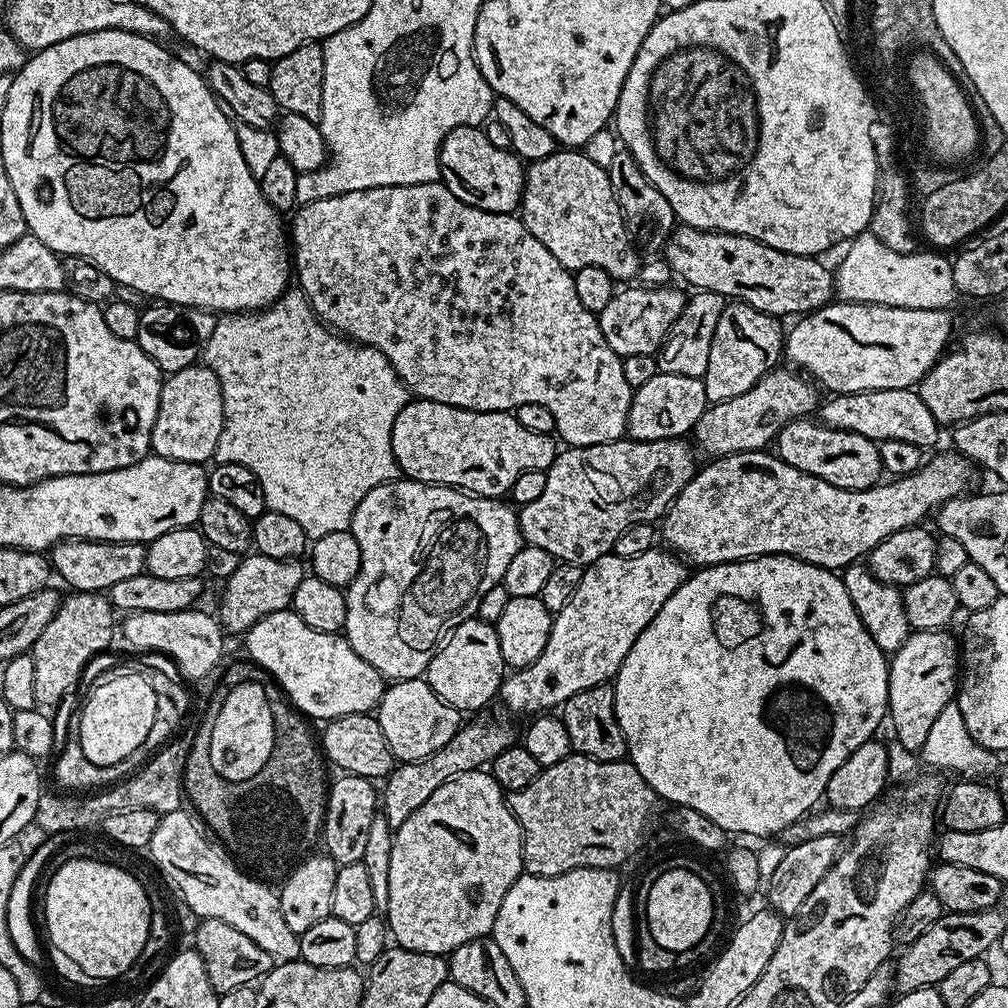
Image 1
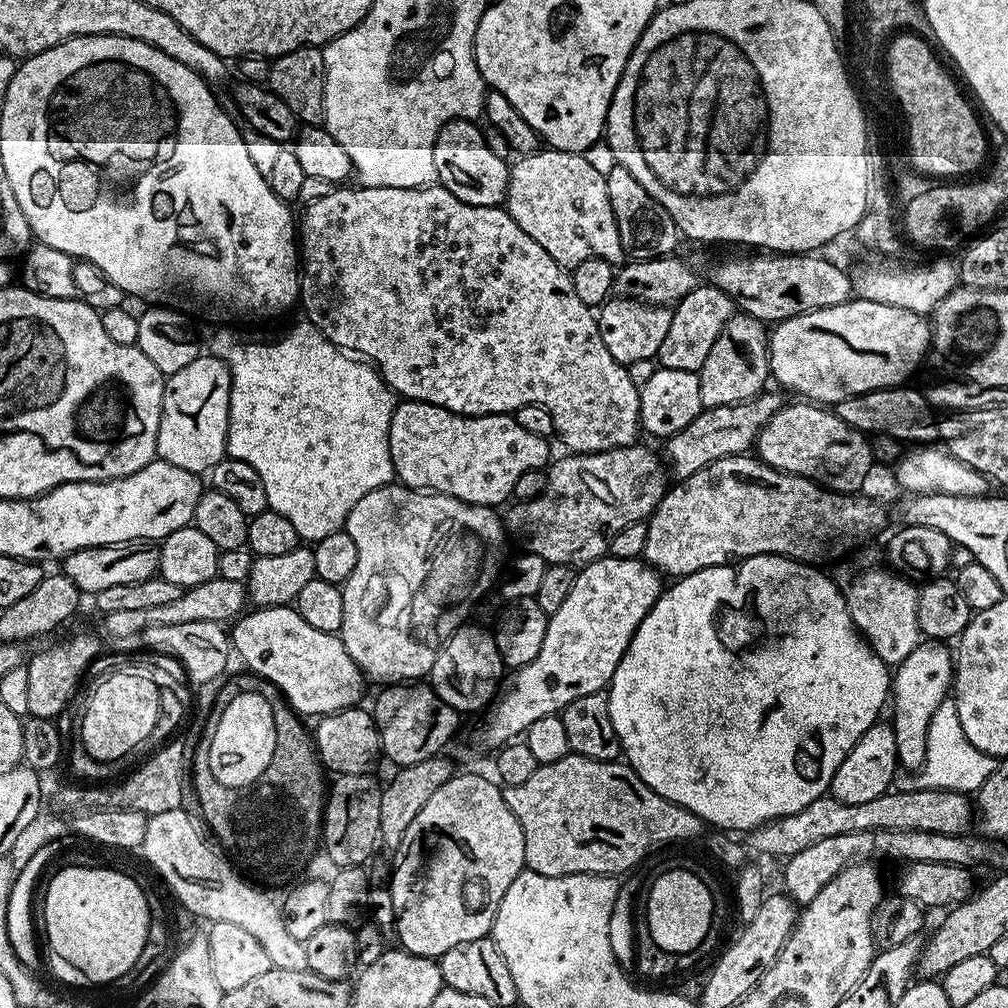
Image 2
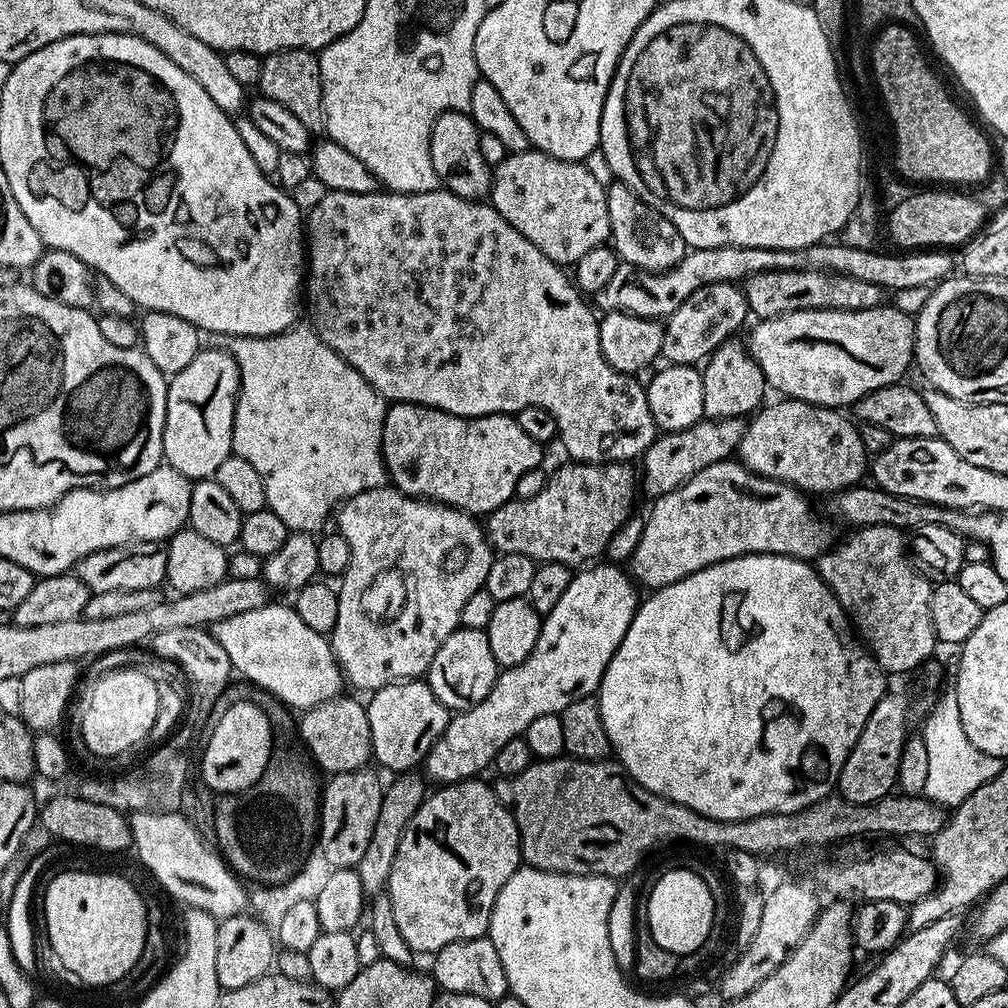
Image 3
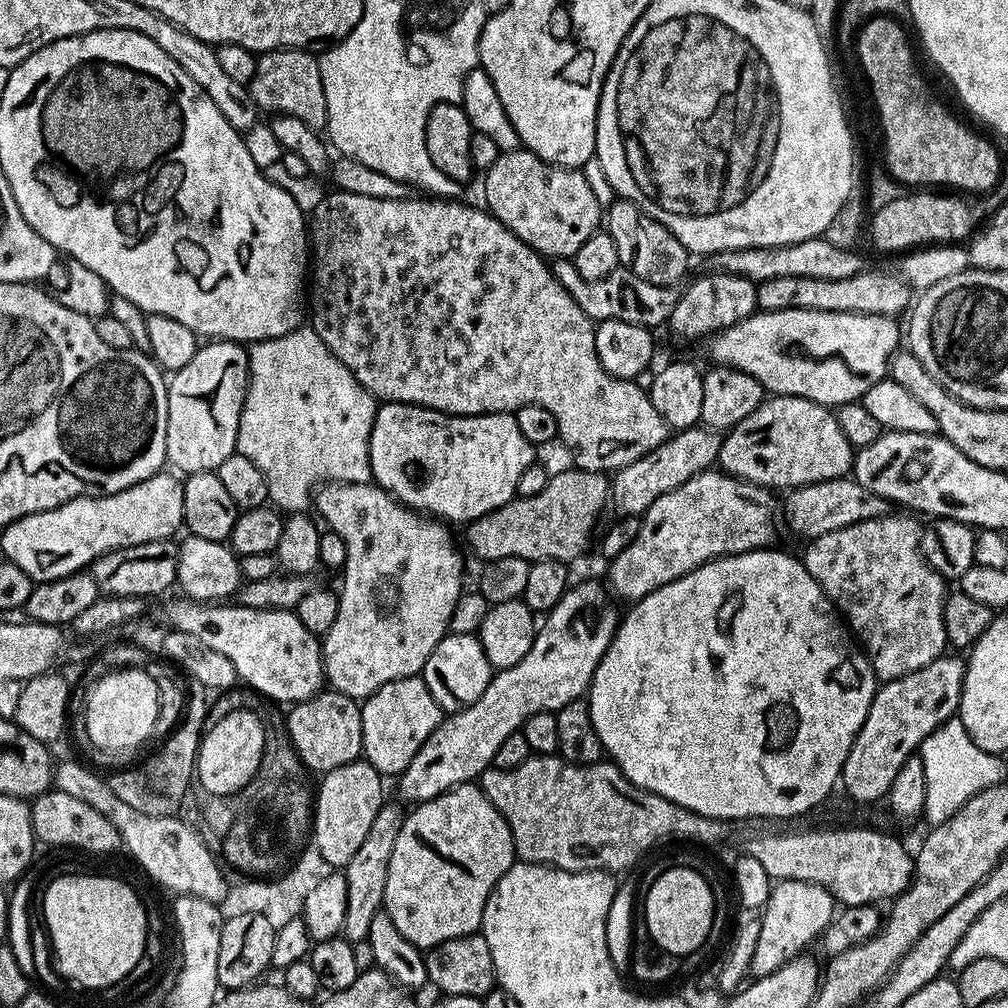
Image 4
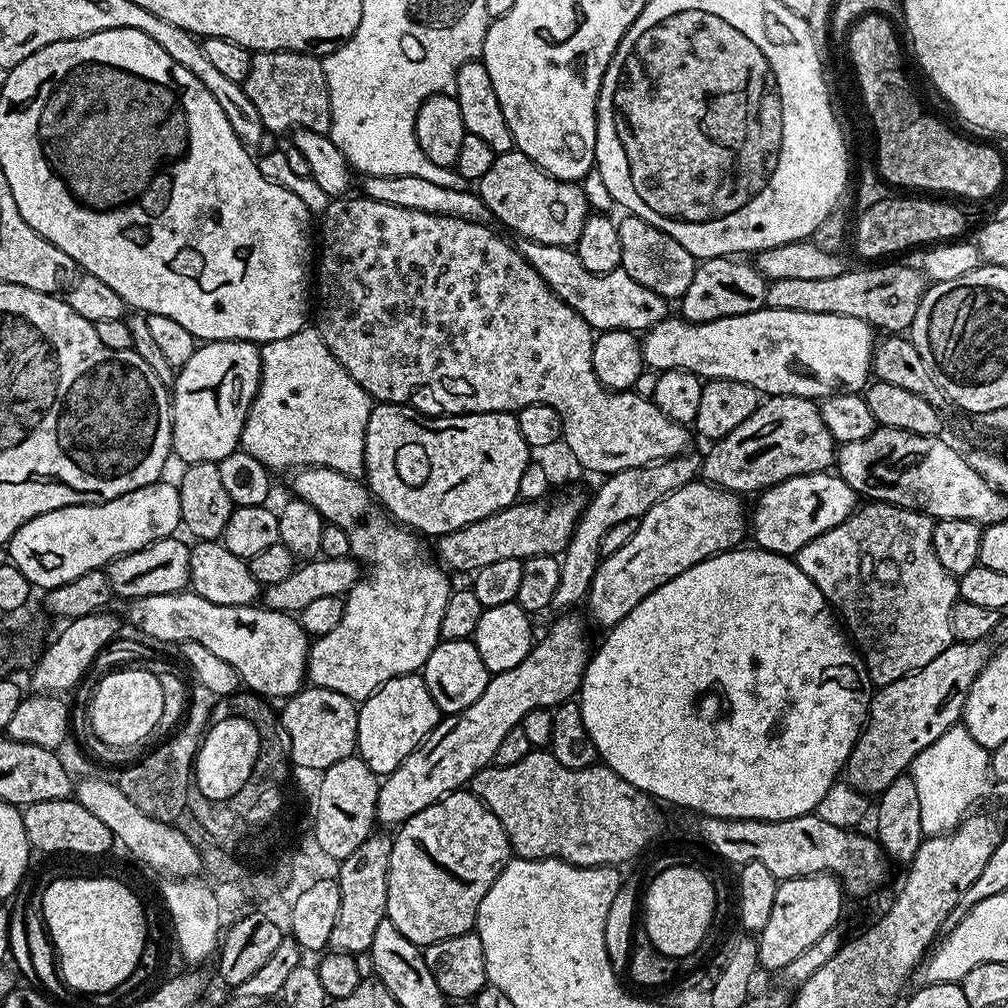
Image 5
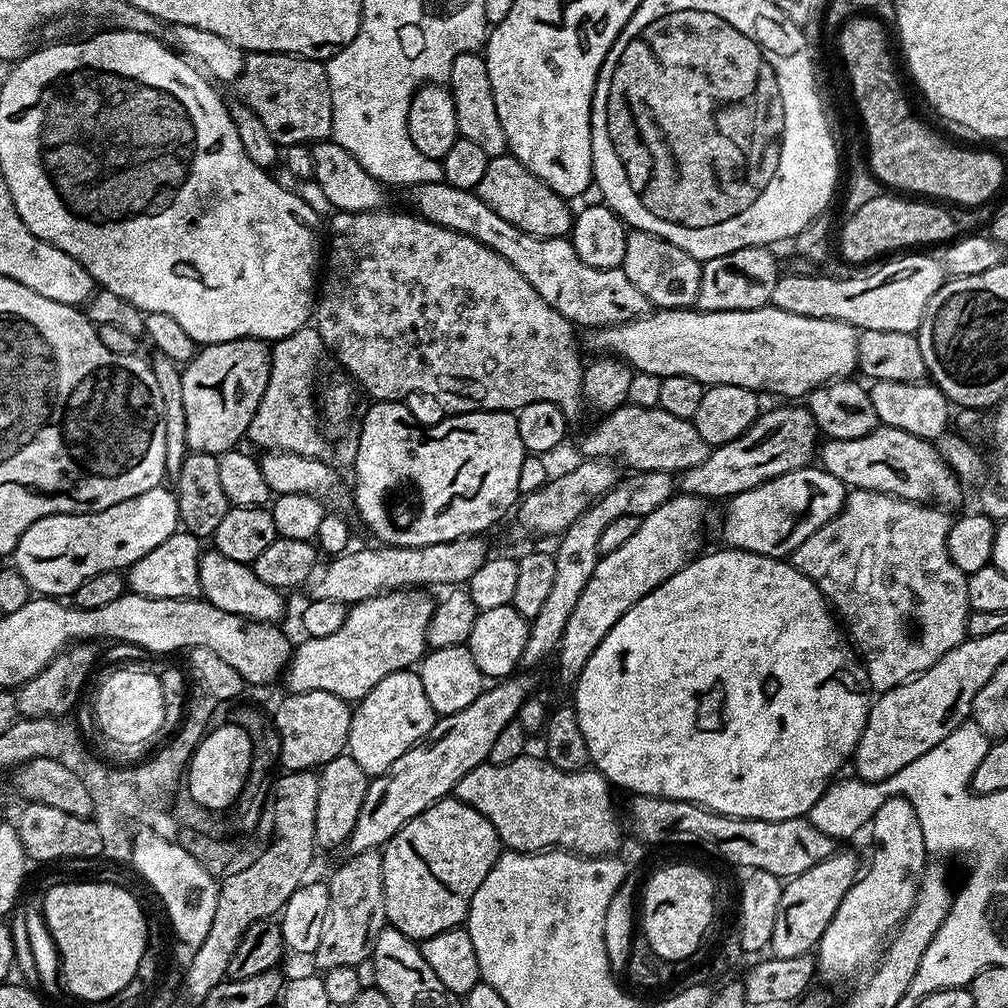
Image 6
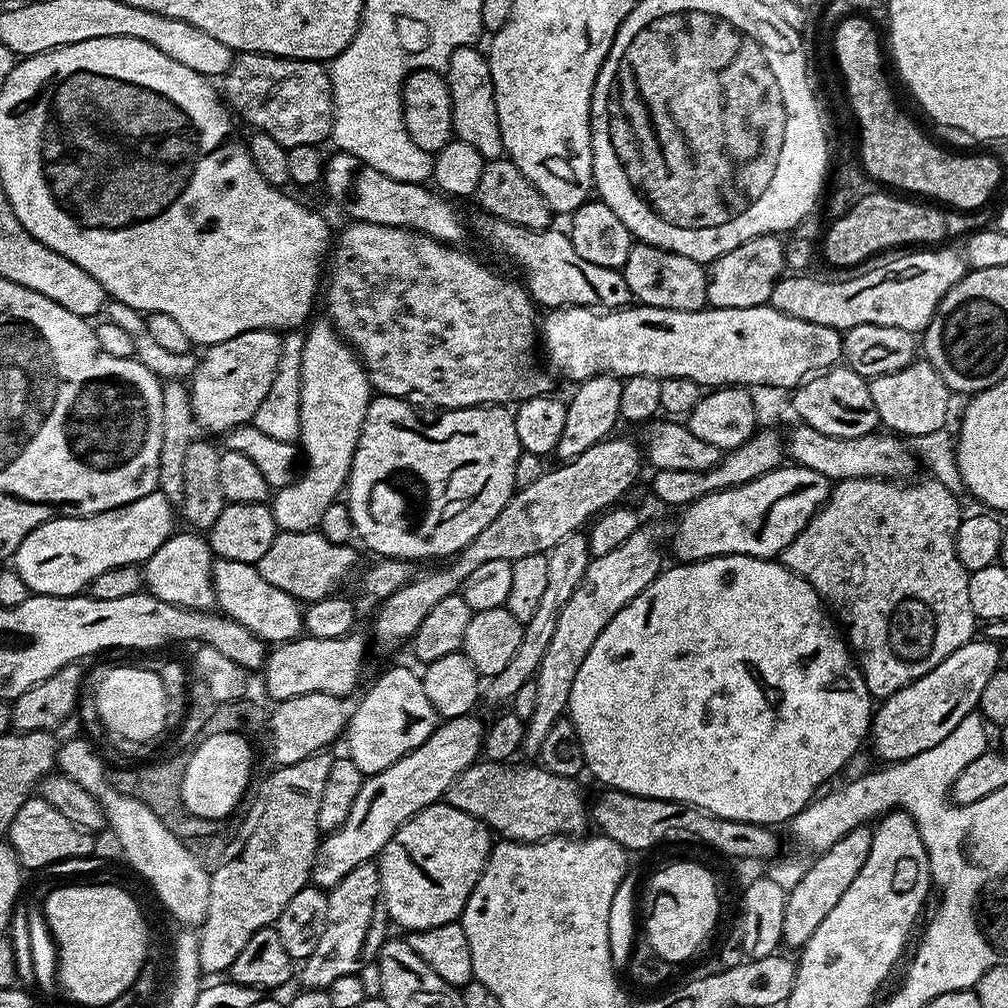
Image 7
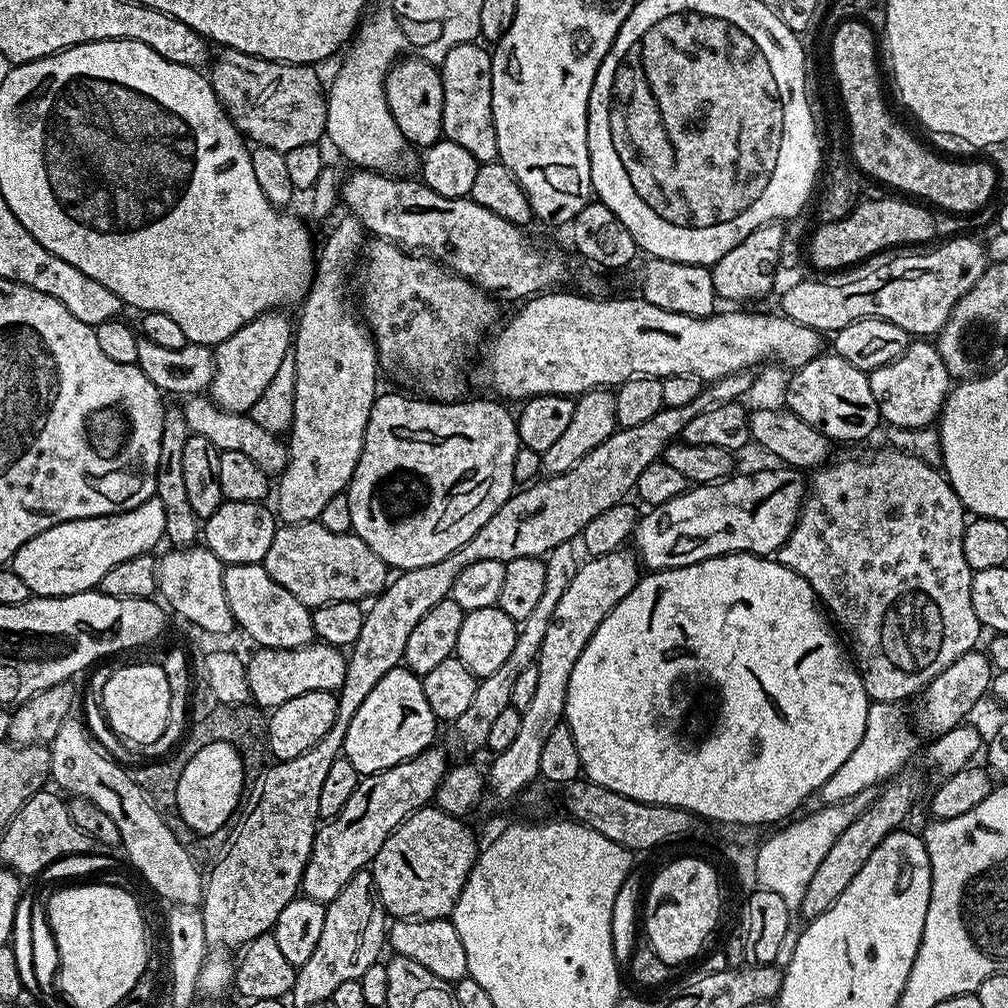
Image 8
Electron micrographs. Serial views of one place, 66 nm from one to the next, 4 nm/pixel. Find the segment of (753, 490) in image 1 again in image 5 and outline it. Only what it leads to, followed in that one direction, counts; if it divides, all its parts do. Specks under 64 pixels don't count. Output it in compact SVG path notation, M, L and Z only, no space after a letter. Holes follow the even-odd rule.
M697 478L650 506L647 514L639 517L640 525L638 530L634 530L634 538L630 538L622 550L614 550L614 554L599 561L586 597L586 605L592 611L593 618L604 630L611 630L626 618L626 614L630 614L630 610L634 610L634 606L638 606L638 602L642 602L642 598L654 594L658 586L666 586L666 582L678 578L678 574L688 572L690 566L698 566L712 556L741 547L750 532L750 512L747 507L744 509L740 500L743 499L737 493L705 484L703 479Z

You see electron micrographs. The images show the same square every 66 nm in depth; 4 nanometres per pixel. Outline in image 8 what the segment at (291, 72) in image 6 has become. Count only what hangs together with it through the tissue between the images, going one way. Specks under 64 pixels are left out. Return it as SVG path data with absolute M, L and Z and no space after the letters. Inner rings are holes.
M221 47L211 61L210 79L214 94L241 136L253 145L285 153L325 139L328 101L316 71L310 64L283 64Z

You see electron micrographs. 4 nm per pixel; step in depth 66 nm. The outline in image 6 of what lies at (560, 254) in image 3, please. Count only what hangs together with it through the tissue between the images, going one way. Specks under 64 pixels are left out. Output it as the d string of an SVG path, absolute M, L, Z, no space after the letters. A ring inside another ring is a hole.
M505 154L491 157L486 166L486 174L482 174L482 182L478 182L474 190L482 202L494 210L494 214L506 218L506 222L518 226L518 230L526 230L526 234L567 237L571 233L574 212L568 209L569 201L550 190L546 182L522 166L517 156Z

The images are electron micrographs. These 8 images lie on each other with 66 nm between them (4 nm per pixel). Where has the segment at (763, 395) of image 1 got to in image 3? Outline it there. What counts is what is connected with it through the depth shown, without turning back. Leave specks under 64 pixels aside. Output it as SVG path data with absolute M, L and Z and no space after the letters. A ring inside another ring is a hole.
M734 416L725 420L699 420L694 426L677 432L664 432L657 435L651 446L645 450L642 463L642 492L648 498L670 494L678 486L682 486L698 470L706 470L706 466L714 466L714 462L729 459L737 451L744 433L745 421Z

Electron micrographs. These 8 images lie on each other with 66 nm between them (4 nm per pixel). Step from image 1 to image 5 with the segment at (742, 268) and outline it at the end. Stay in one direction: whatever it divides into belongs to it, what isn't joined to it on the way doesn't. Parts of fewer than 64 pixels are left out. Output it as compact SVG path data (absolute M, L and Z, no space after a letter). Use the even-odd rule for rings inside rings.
M892 262L864 266L868 268L860 268L857 272L845 270L838 274L838 278L773 280L768 286L767 307L810 314L842 314L850 318L862 318L873 329L885 328L883 331L888 334L903 333L912 327L914 314L926 291L926 277L919 267L888 263Z

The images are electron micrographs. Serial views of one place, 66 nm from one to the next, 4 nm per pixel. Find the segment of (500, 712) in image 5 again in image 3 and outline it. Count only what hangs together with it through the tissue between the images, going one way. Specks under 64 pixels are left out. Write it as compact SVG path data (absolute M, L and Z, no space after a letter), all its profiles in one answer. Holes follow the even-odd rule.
M596 562L591 566L581 567L573 575L570 586L562 593L558 606L554 606L554 610L543 617L538 642L534 642L532 653L518 666L503 669L497 675L496 685L492 687L490 694L486 694L486 698L478 702L478 706L457 711L449 719L446 730L422 761L427 779L440 780L436 782L446 785L479 777L480 771L495 761L498 750L502 750L506 742L523 737L526 726L530 726L534 718L542 718L542 714L559 714L566 706L570 706L570 702L593 695L600 687L610 658L614 658L622 638L626 638L626 630L638 607L636 592L638 593L638 588L631 575L619 564Z

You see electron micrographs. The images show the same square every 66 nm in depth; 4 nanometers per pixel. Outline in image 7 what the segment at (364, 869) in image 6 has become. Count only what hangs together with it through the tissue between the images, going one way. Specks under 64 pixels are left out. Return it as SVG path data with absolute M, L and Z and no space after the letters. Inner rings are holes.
M369 862L362 866L354 866L350 874L342 878L327 893L328 921L322 930L322 938L318 938L318 946L314 946L314 954L303 961L298 972L304 988L322 988L327 990L330 982L343 976L355 976L362 966L373 963L379 957L380 947L384 944L386 933L380 924L376 924L376 911L382 908L380 895L380 869Z

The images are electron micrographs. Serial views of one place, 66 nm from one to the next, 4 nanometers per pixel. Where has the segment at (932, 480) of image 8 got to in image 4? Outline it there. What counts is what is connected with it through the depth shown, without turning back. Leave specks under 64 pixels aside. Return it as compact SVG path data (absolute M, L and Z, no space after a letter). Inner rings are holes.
M912 514L900 515L904 516L870 518L803 545L802 563L810 578L831 598L833 609L840 613L870 662L873 677L880 682L922 670L945 655L948 644L944 625L946 581L920 553L919 519Z

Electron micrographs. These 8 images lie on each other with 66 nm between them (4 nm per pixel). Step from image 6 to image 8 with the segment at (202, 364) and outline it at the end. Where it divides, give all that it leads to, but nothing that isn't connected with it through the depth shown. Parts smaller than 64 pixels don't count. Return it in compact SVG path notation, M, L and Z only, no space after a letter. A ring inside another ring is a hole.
M280 310L263 312L255 316L246 326L242 326L230 338L215 345L216 372L212 375L210 398L227 412L251 413L256 407L258 398L270 386L274 374L278 374L278 366L282 366L282 358L292 351L294 343L294 324L284 317Z

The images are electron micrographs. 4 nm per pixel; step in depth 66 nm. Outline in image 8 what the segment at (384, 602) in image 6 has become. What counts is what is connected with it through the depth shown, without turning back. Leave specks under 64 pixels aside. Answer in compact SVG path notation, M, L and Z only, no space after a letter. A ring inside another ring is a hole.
M313 642L300 648L261 648L247 657L250 694L261 709L271 710L298 698L298 694L310 694L314 690L336 692L346 678L347 655L341 649Z

